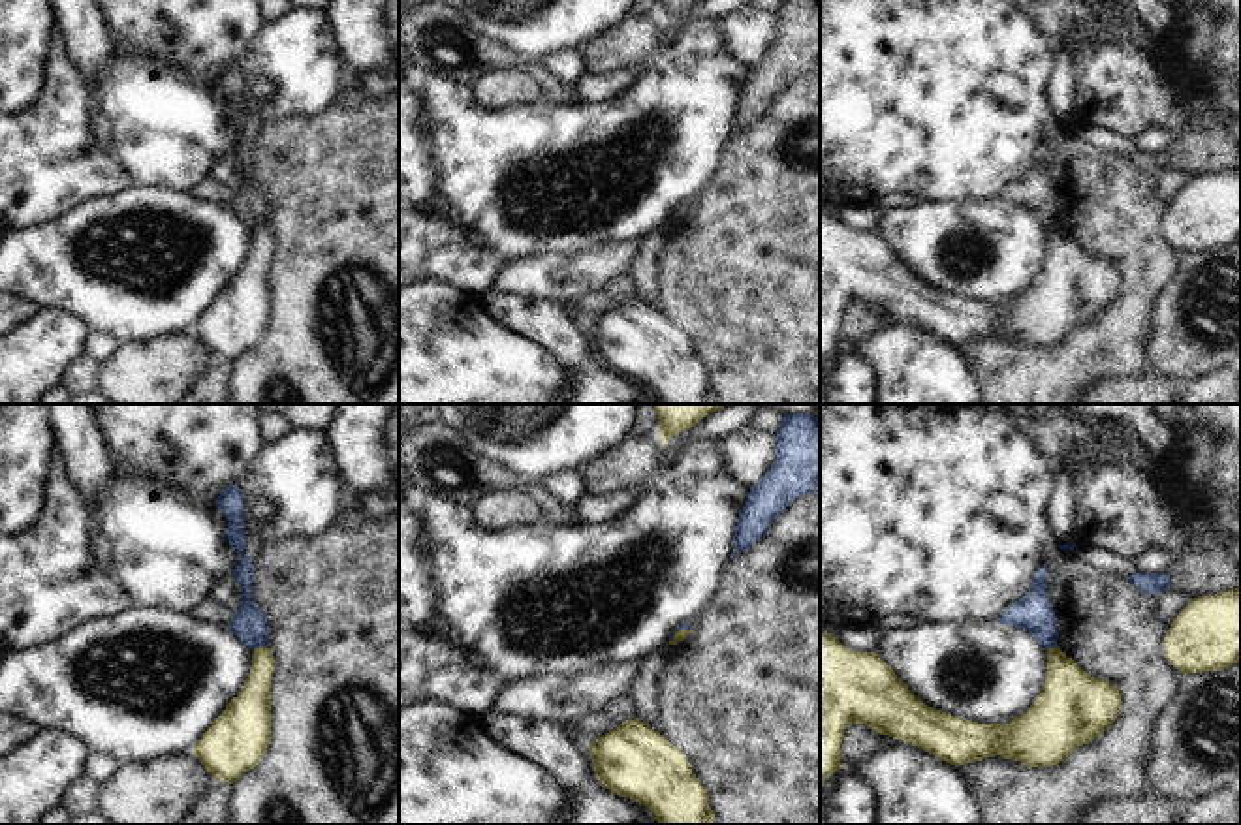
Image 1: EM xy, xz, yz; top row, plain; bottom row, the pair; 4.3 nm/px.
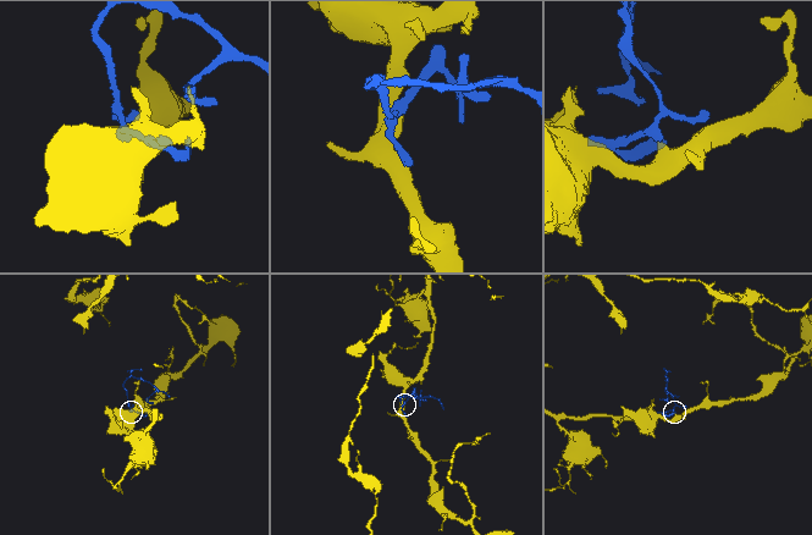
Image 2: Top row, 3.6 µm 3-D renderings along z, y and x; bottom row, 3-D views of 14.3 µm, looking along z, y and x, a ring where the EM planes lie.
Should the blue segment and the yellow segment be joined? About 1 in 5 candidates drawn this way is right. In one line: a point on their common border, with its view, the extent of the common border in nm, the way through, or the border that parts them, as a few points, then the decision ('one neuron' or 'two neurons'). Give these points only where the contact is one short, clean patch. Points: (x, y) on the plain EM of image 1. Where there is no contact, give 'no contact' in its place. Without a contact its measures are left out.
meets blue in xy at (258, 226); contact 60 nm long; border along xy (264, 224), (252, 230); two neurons

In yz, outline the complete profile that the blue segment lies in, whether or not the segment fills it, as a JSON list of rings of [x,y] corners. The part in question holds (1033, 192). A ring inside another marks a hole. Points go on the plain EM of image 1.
[[[1045,143],[1034,152],[1032,165],[1023,179],[1012,182],[1000,195],[1004,205],[1027,209],[1044,227],[1057,227],[1057,197],[1047,177]]]

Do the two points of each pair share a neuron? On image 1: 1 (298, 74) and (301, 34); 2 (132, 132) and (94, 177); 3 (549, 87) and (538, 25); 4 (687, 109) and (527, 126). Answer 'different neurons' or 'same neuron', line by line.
1: same neuron
2: different neurons
3: different neurons
4: same neuron

